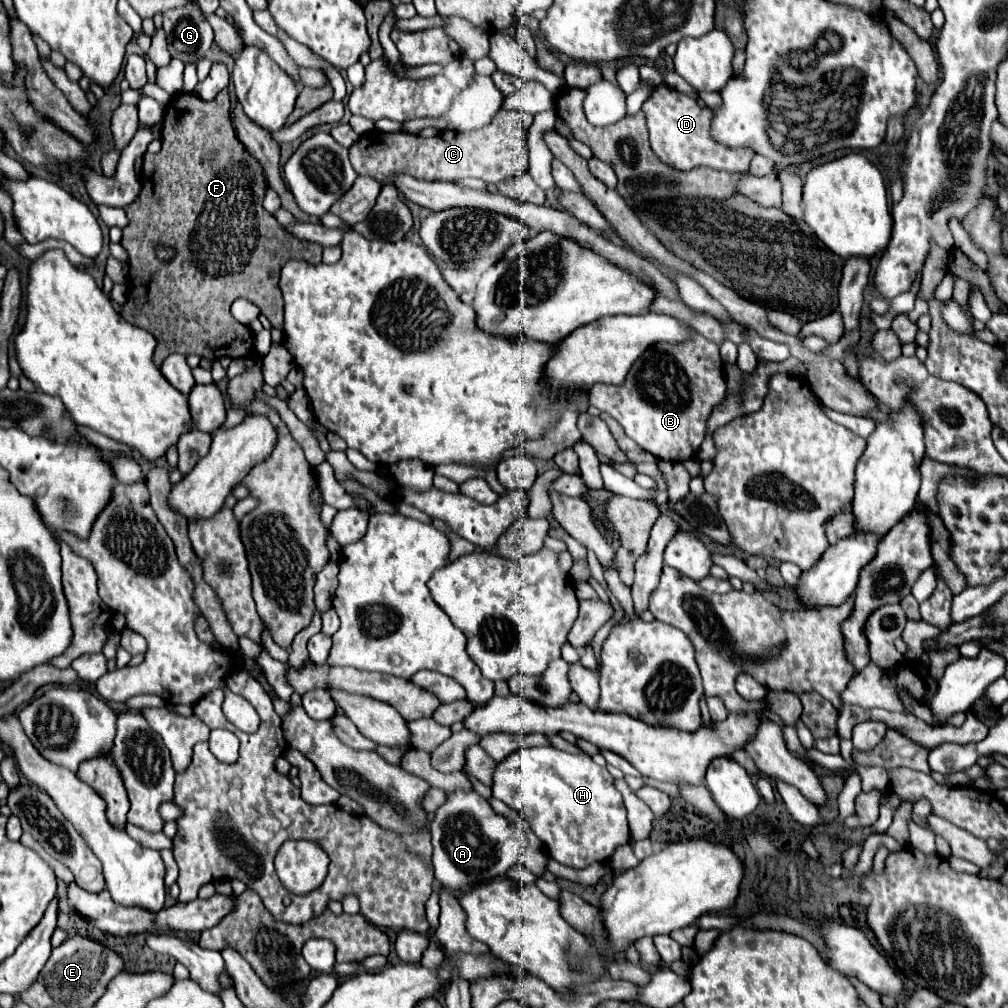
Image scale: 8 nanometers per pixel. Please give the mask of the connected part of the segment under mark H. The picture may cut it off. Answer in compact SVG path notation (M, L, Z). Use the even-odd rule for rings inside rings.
M552 746L520 748L496 766L492 796L514 808L548 848L548 856L564 866L580 870L594 862L608 862L618 846L630 842L630 828L626 822L622 794L614 788L614 778L610 776L610 772L594 764L588 754L570 754Z

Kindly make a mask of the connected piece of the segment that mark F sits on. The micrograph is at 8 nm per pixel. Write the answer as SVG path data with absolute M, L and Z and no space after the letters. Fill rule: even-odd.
M222 90L212 102L204 102L190 94L182 98L176 96L164 114L162 150L155 154L145 153L140 196L124 208L130 224L124 228L120 244L128 254L130 290L120 314L130 324L148 330L156 338L158 346L152 358L156 366L160 366L164 358L174 352L184 356L196 354L208 360L218 360L222 356L252 356L252 330L232 318L232 302L236 298L248 298L254 304L280 304L278 278L282 266L288 260L306 260L308 264L320 264L322 260L322 248L318 244L288 236L276 218L262 208L262 198L268 188L262 166L234 136L228 112L228 90ZM214 150L216 158L212 160L214 164L210 164L208 158ZM156 244L168 244L176 256L168 262L160 262L154 250Z

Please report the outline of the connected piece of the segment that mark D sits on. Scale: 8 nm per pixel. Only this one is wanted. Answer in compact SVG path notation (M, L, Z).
M660 84L656 86L652 98L644 102L642 112L646 114L646 122L648 122L652 152L660 158L660 162L668 164L670 168L676 168L680 172L686 172L688 168L696 168L696 166L710 166L726 172L748 170L754 152L750 148L726 148L714 142L710 136L712 112L710 108L700 108L692 96Z

